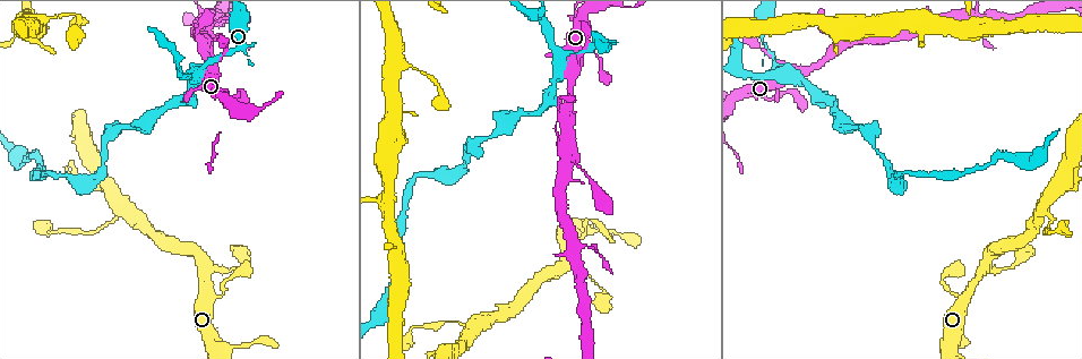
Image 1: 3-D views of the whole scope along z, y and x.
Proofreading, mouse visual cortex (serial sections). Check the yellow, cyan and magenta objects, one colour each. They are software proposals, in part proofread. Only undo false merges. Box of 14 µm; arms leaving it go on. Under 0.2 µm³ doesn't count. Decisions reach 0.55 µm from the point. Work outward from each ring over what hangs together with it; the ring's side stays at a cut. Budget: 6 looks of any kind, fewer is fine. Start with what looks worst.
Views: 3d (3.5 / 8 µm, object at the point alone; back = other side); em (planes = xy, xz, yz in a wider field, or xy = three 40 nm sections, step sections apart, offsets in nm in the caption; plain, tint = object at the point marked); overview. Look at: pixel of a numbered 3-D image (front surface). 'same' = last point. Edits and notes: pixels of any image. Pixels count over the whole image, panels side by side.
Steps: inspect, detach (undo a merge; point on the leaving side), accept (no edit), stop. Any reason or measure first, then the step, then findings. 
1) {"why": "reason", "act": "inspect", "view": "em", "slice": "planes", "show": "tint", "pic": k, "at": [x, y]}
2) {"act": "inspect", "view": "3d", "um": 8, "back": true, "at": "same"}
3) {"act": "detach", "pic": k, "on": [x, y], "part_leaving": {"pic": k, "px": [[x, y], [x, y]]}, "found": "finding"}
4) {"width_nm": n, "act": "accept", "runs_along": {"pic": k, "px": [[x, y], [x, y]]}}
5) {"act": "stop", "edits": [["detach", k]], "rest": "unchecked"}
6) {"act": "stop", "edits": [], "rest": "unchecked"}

{"why": "sharp bend", "act": "inspect", "view": "3d", "um": 8, "pic": 1, "at": [781, 73]}

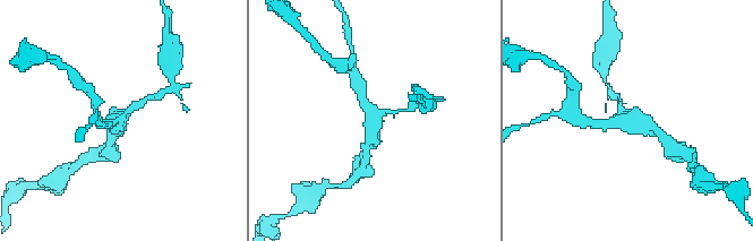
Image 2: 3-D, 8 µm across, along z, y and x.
{"arms": 3, "arm_widths_nm": [150, 250, 400], "act": "inspect", "view": "em", "slice": "xy", "step": 2, "show": "tint", "pic": 2, "at": [623, 118]}

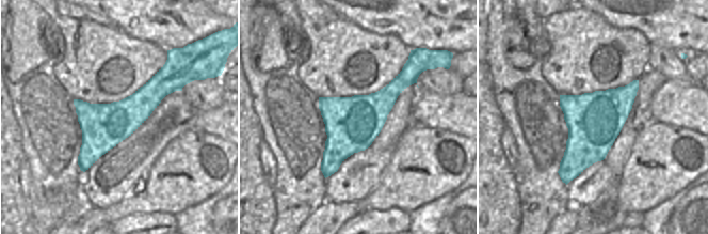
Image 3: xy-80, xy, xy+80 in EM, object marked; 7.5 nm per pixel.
{"act": "accept", "runs_along": {"pic": 3, "px": [[176, 78], [161, 83], [82, 167]]}, "found": "one cell here"}

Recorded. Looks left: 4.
{"why": "two arms in line, one across", "act": "inspect", "view": "3d", "um": 8, "pic": 1, "at": [1046, 214]}

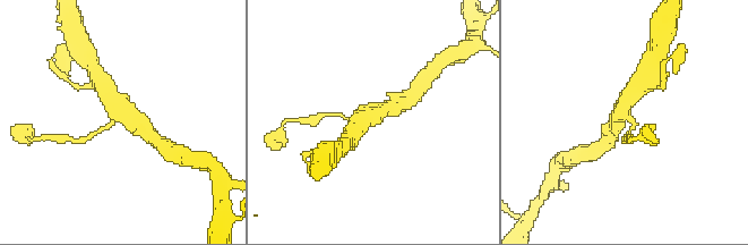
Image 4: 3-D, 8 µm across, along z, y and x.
{"arms": 3, "arm_widths_nm": [150, 500, 500], "act": "inspect", "view": "em", "slice": "planes", "show": "tint", "pic": 4, "at": [115, 114]}

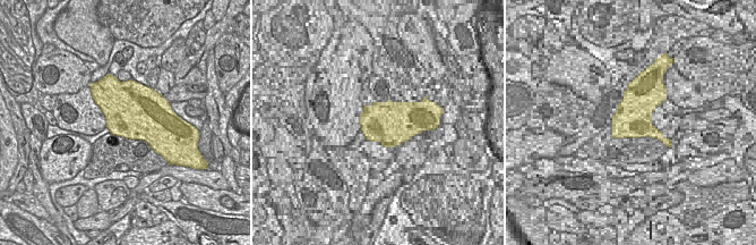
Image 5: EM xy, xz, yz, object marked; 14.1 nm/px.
{"act": "accept", "runs_along": {"pic": 4, "px": [[146, 131], [109, 94], [103, 84]]}, "found": "all the same cell"}

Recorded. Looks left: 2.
{"why": "three-way junction", "act": "inspect", "view": "3d", "um": 8, "pic": 1, "at": [206, 30]}

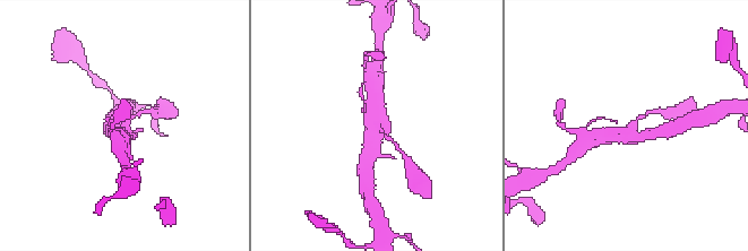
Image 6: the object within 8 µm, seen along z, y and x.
{"act": "inspect", "view": "em", "slice": "xy", "step": 2, "show": "tint", "pic": 6, "at": [376, 126]}

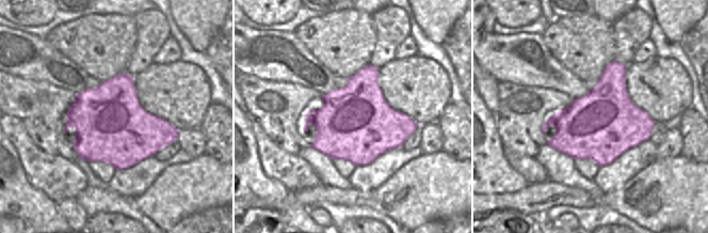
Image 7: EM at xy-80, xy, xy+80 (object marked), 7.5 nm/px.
{"act": "accept", "runs_along": {"pic": 6, "px": [[376, 87], [369, 152]]}, "found": "continuous, no second cell"}

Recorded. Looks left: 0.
{"act": "stop", "edits": [], "rest": "unchecked"}

